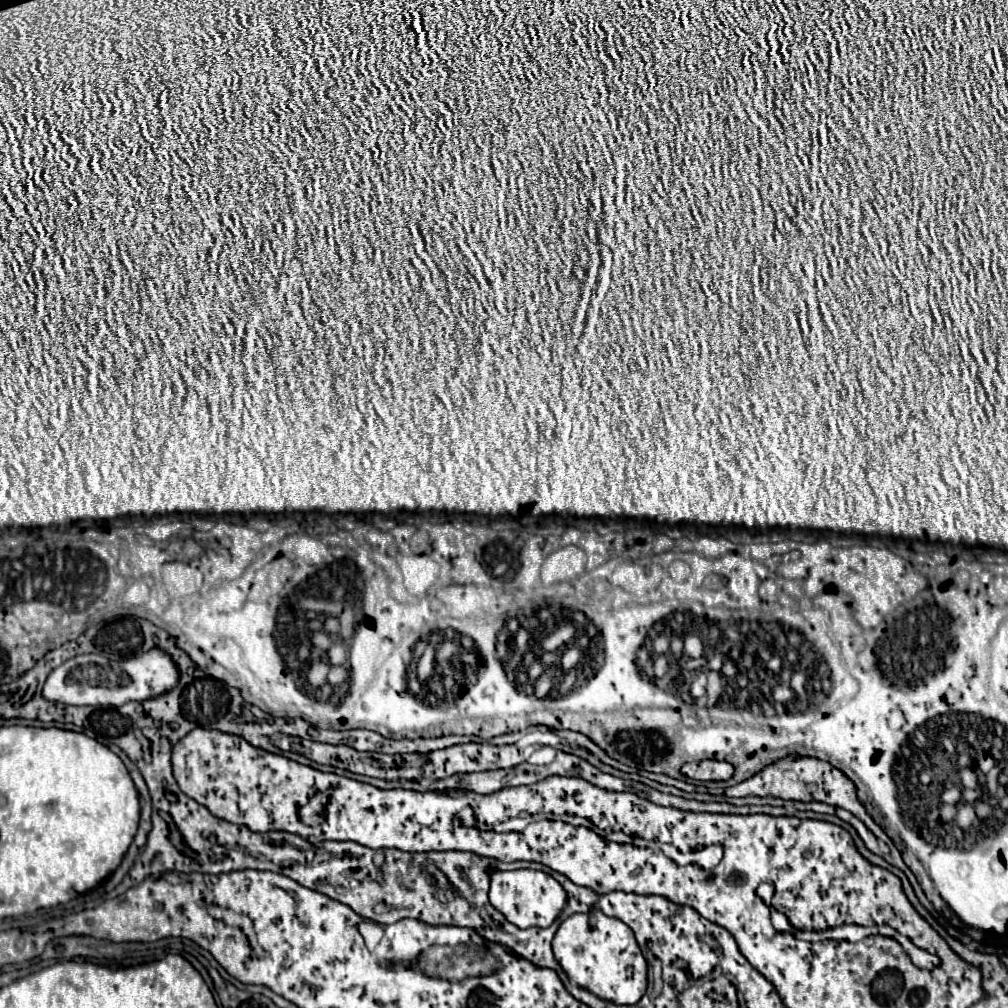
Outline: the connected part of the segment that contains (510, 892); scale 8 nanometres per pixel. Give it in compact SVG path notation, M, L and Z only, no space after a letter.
M505 871L497 873L497 878L491 878L489 901L495 909L505 915L511 915L509 921L519 929L529 927L549 927L555 917L561 913L567 893L565 889L543 871Z

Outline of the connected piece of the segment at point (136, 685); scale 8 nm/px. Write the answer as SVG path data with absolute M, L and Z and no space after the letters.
M149 649L143 655L111 661L97 653L77 655L63 665L59 665L45 681L43 697L49 701L65 705L113 705L121 707L129 701L147 701L157 699L179 683L179 667L173 663L173 657L161 649Z

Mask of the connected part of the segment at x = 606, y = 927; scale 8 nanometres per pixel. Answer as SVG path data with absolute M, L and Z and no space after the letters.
M599 910L573 914L559 926L552 940L552 949L555 959L573 983L605 1001L635 1005L645 995L647 961L633 931L625 931L619 919L608 917Z

